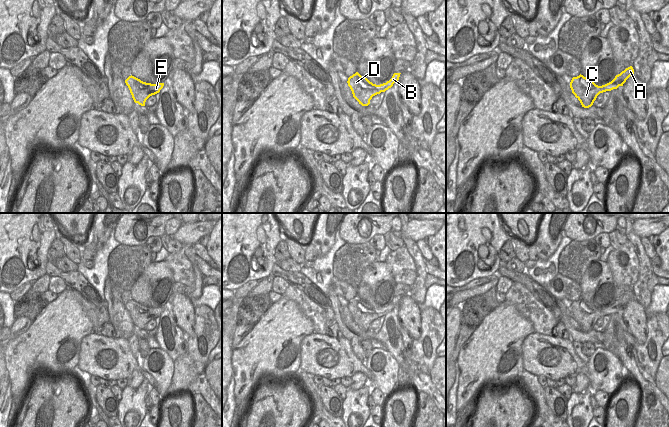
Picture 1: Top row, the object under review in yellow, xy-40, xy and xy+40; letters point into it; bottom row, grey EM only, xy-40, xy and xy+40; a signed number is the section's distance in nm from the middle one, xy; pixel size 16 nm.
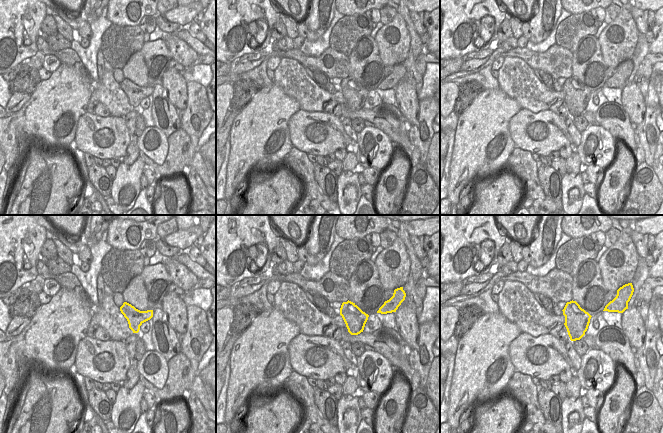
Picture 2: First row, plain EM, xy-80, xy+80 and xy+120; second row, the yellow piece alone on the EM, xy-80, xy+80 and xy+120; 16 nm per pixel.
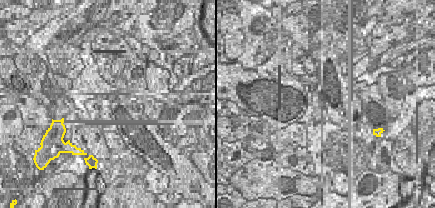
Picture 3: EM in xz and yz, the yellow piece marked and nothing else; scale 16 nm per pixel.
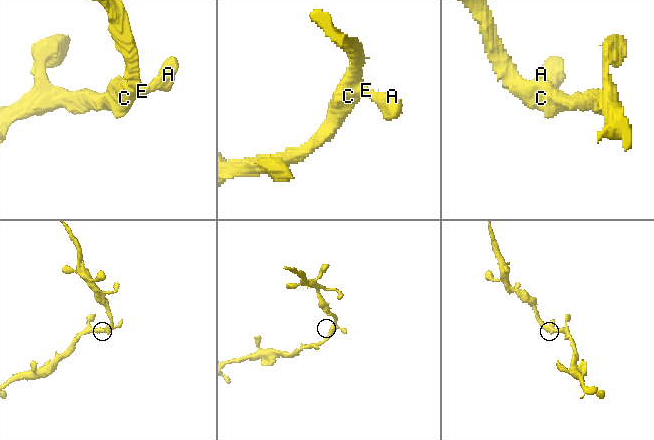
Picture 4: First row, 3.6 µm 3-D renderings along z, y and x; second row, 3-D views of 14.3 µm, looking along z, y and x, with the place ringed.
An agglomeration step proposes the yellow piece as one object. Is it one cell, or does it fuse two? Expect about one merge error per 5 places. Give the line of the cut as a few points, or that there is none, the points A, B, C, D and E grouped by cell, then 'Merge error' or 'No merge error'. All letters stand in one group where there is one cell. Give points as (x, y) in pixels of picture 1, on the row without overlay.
No split. Groups: A B C D E. No merge error

